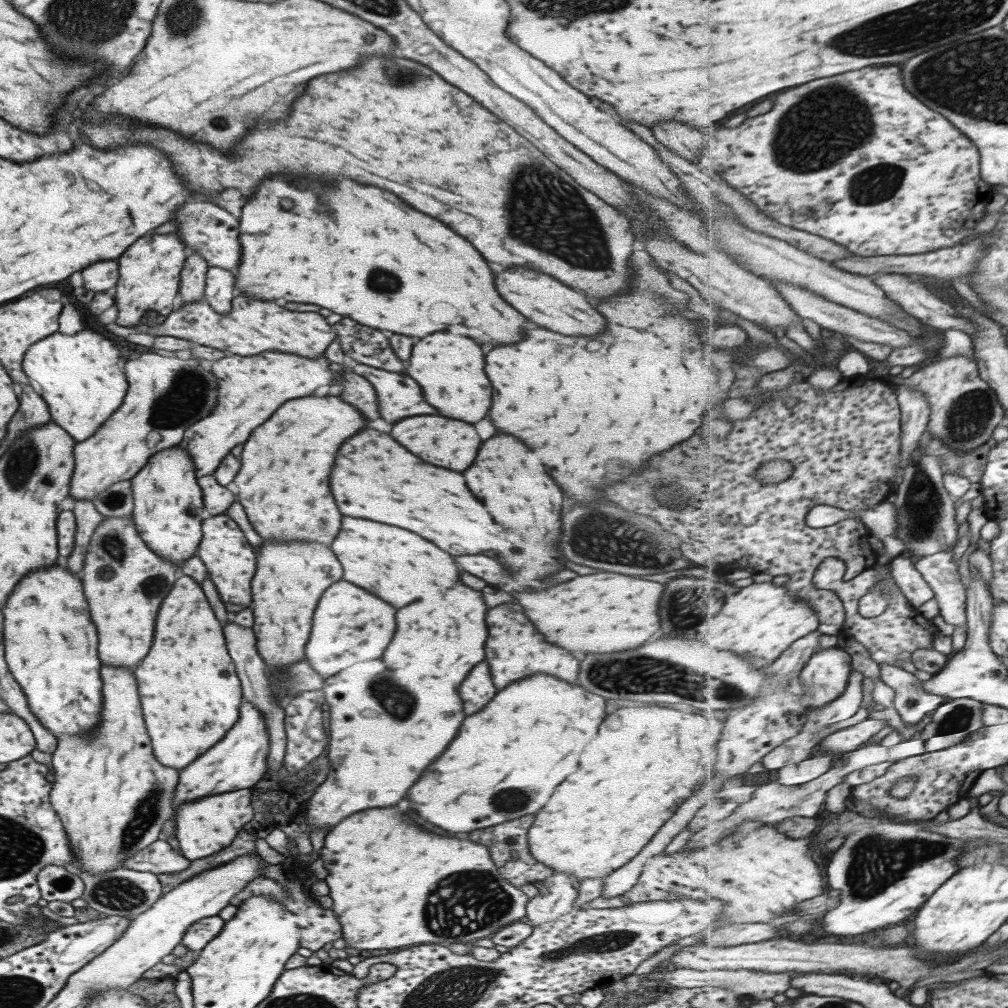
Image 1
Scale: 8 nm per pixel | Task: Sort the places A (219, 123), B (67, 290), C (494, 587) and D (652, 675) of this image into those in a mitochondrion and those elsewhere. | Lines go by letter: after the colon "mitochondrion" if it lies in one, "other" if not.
A: other
B: other
C: other
D: mitochondrion

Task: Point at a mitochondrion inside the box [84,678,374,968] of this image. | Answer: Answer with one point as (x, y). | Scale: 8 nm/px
(147, 810)

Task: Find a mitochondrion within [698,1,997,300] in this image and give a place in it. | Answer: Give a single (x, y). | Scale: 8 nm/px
(837, 113)

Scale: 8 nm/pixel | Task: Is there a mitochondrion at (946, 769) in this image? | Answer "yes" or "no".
no

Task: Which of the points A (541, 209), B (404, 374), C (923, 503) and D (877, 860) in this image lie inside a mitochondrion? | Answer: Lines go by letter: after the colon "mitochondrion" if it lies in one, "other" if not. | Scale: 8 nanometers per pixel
A: mitochondrion
B: other
C: mitochondrion
D: mitochondrion

